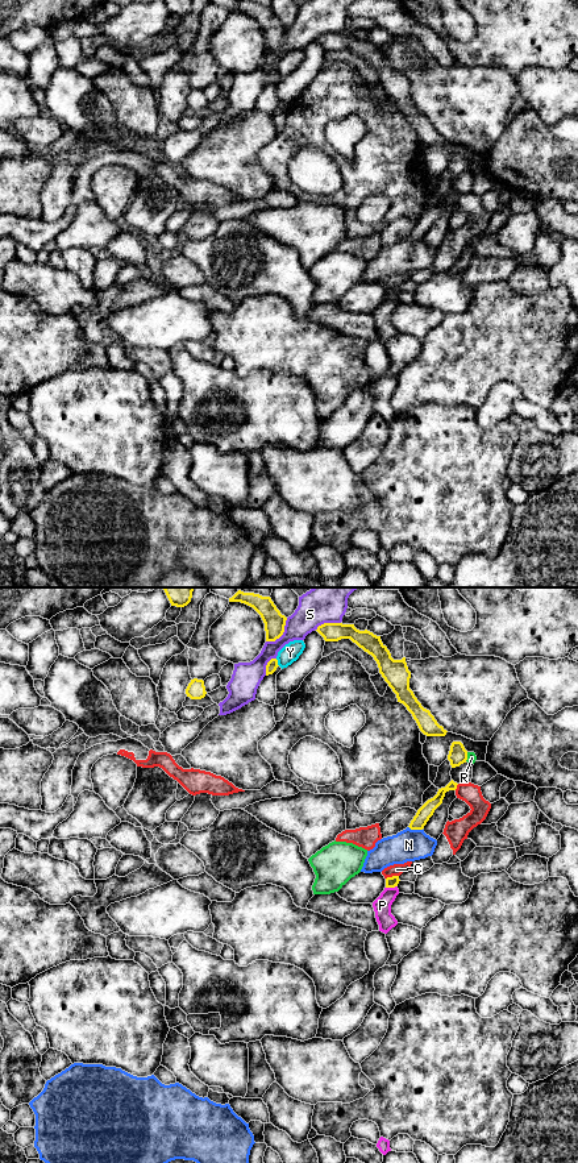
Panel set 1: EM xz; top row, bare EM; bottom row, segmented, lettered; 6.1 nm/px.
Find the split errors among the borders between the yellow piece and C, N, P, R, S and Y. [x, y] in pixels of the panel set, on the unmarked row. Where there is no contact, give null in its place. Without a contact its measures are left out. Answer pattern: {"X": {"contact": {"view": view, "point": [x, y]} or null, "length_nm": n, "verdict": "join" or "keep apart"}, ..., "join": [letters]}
{"C": {"contact": {"view": "xz", "point": [393, 286]}, "length_nm": 80, "verdict": "keep apart"}, "N": {"contact": {"view": "xz", "point": [415, 239]}, "length_nm": 90, "verdict": "keep apart"}, "P": {"contact": {"view": "xz", "point": [391, 297]}, "length_nm": 70, "verdict": "keep apart"}, "R": {"contact": {"view": "xz", "point": [466, 166]}, "length_nm": 60, "verdict": "keep apart"}, "S": {"contact": {"view": "xz", "point": [282, 44]}, "length_nm": 200, "verdict": "keep apart"}, "Y": {"contact": {"view": "xz", "point": [277, 73]}, "length_nm": 50, "verdict": "keep apart"}, "join": []}

